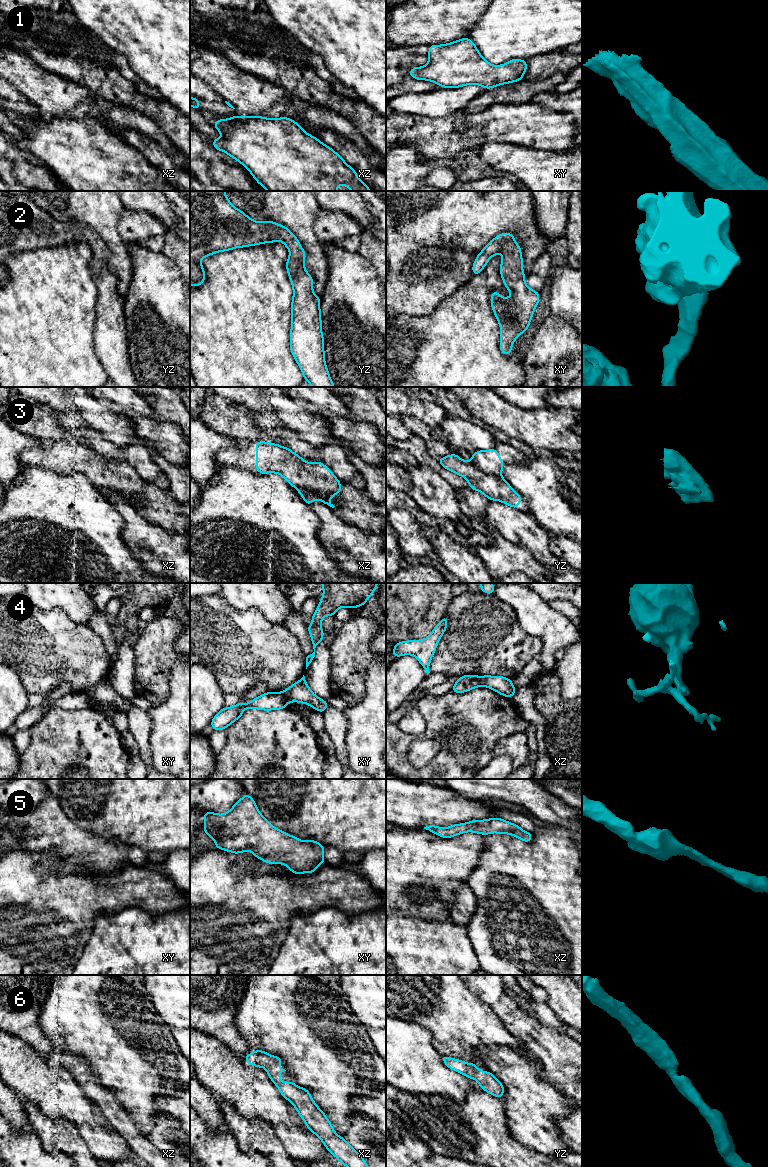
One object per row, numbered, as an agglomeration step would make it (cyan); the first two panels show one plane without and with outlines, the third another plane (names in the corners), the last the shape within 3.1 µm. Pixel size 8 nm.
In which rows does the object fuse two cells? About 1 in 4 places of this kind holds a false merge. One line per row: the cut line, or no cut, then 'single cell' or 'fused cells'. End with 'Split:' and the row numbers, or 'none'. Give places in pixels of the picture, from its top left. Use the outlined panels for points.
1: cut none; single cell
2: cut none; single cell
3: cut yz (470, 461), (484, 472), (500, 476); fused cells
4: cut xy (281, 693), (288, 702); fused cells
5: cut none; single cell
6: cut none; single cell
Split: 3, 4

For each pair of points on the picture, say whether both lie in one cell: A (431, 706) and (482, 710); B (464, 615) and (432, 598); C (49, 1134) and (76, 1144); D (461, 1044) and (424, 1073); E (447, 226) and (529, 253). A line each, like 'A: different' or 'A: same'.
A: same
B: different
C: same
D: different
E: same

